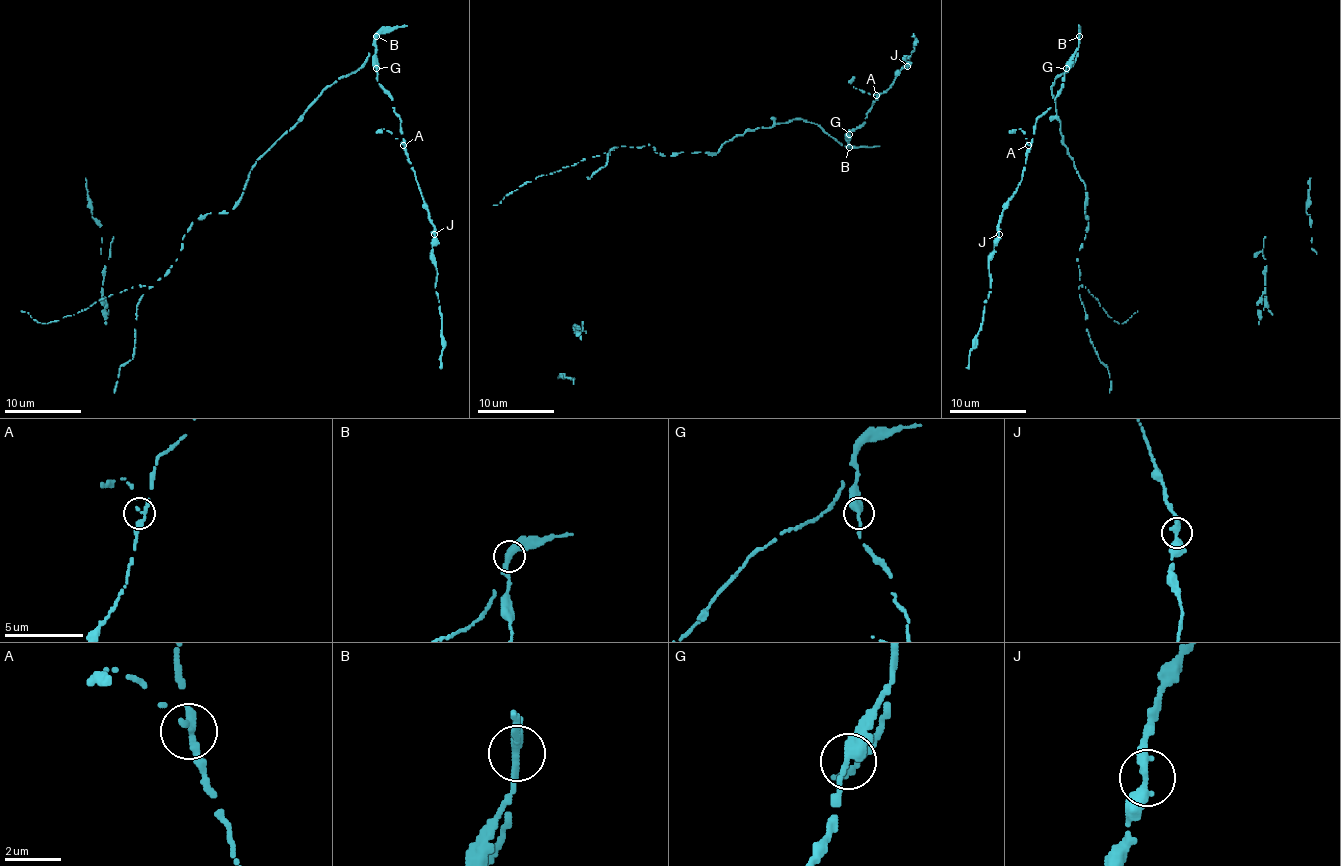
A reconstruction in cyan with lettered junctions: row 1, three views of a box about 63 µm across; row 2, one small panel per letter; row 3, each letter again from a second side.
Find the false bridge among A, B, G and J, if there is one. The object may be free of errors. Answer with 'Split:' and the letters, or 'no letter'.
Split: B

